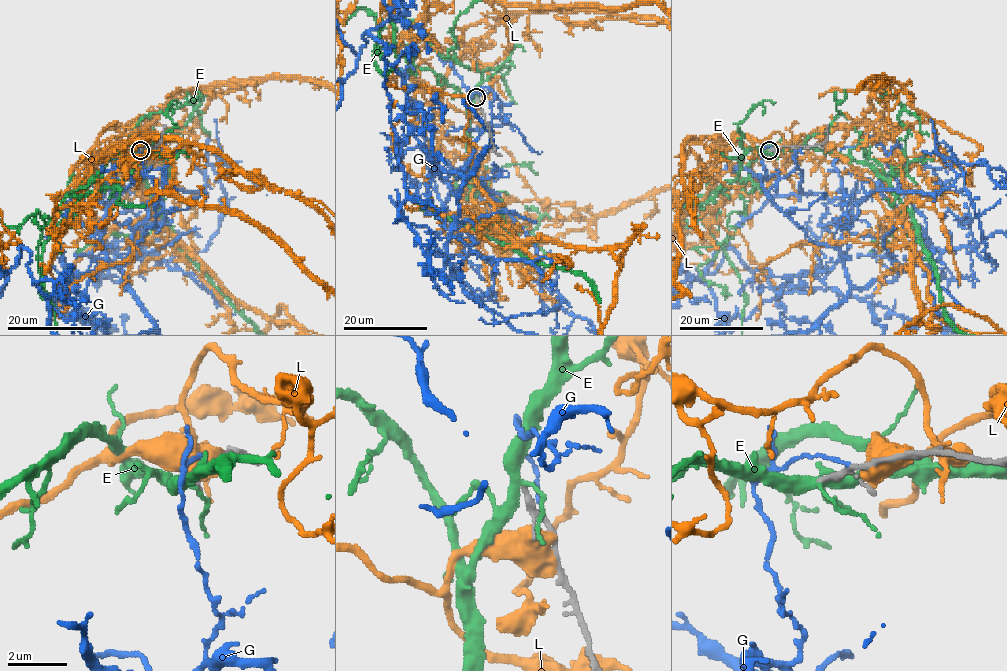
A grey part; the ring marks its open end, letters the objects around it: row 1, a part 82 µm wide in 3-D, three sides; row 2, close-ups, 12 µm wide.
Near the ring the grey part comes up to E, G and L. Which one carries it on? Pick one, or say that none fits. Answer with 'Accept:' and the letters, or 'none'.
Accept: none

